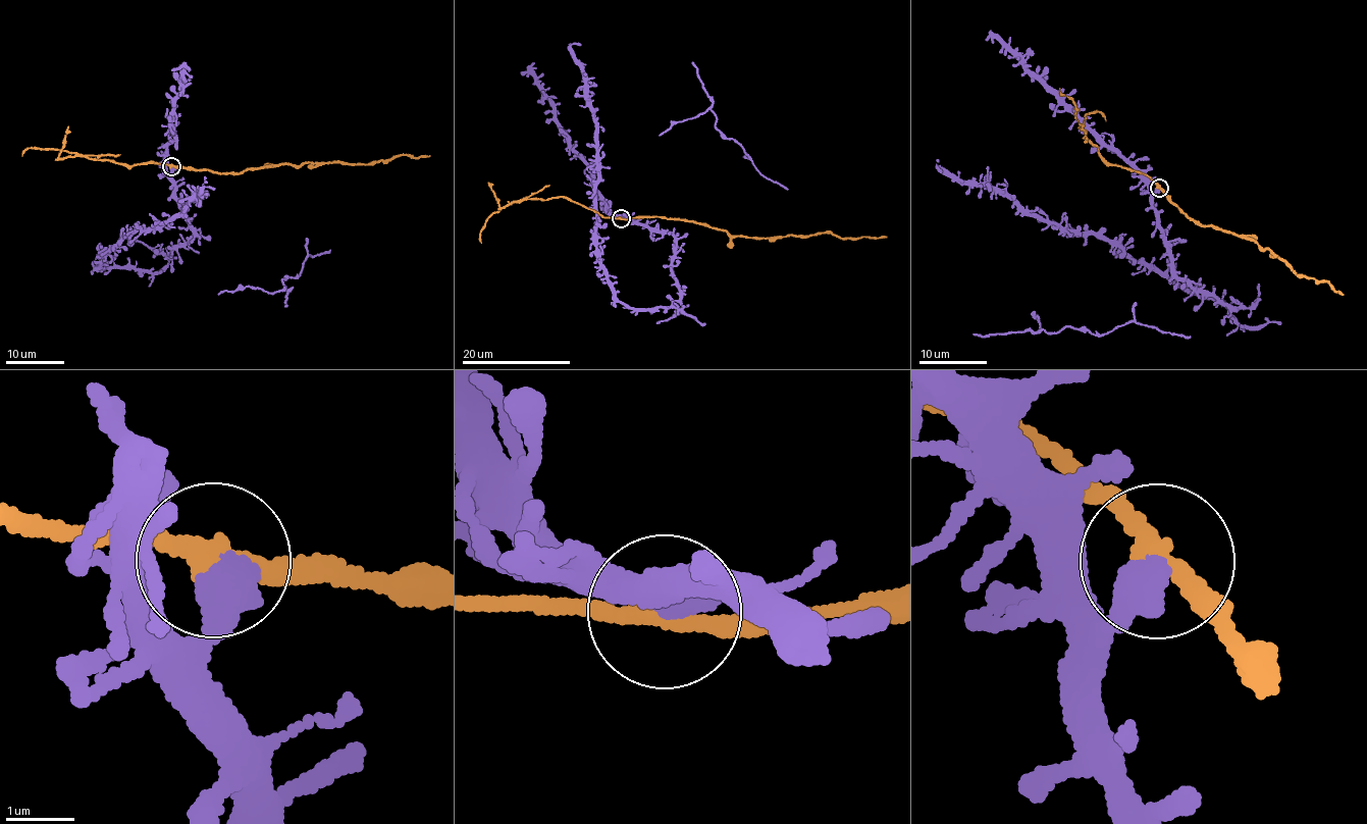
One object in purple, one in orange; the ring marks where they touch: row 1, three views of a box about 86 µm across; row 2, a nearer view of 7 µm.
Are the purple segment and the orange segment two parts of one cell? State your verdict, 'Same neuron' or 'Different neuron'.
Different neuron

